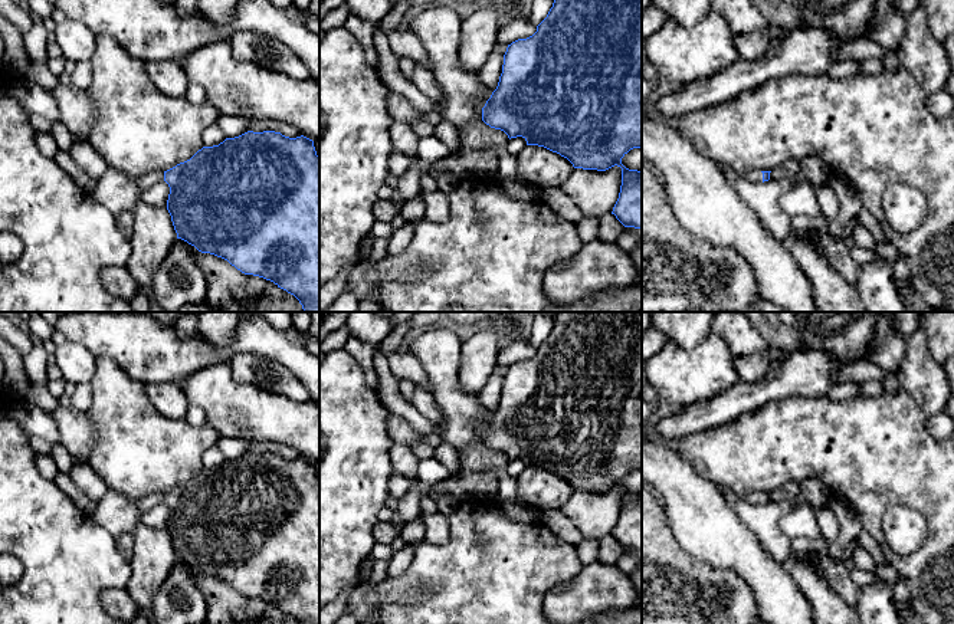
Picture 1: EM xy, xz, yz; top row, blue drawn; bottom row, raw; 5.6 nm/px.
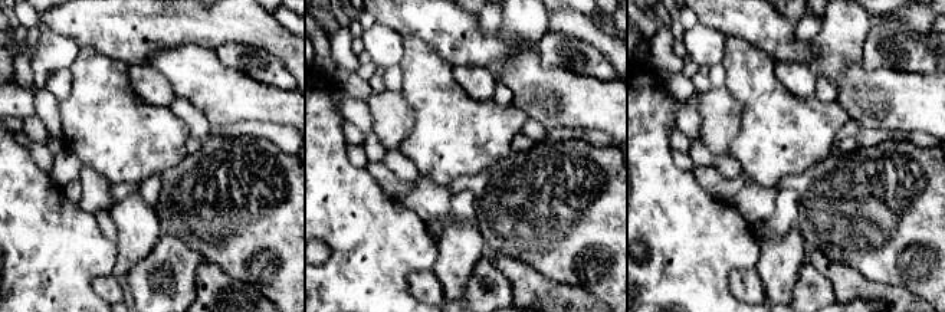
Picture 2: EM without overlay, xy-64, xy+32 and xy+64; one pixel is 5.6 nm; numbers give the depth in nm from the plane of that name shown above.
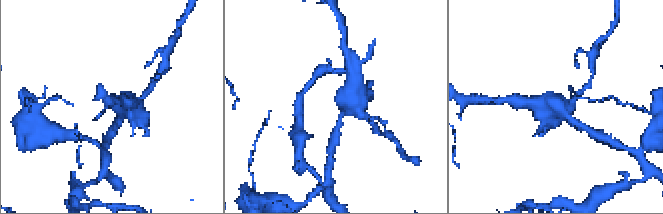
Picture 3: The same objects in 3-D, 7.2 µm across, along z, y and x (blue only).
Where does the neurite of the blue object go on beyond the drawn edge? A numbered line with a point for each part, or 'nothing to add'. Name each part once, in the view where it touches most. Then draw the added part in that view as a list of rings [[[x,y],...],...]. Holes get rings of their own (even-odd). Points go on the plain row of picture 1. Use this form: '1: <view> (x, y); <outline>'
1: yz (754, 498); [[[751,492],[744,497],[748,503],[758,506],[763,505],[763,495],[761,492]]]

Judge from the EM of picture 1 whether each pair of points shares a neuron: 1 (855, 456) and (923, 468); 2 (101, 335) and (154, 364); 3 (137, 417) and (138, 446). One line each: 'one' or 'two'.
1: one
2: one
3: one

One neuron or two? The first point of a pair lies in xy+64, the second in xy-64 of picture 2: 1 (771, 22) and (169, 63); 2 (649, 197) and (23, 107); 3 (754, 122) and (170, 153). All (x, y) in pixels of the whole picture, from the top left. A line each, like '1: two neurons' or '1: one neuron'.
1: two neurons
2: two neurons
3: one neuron

